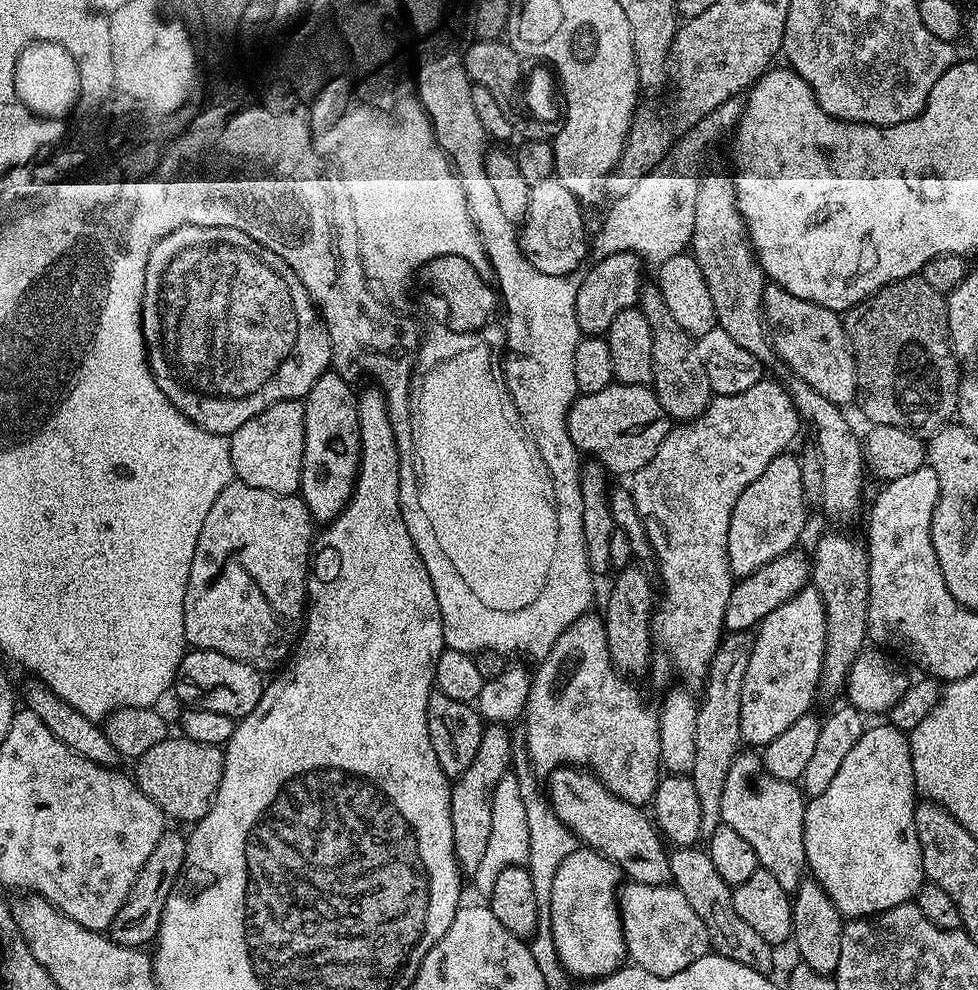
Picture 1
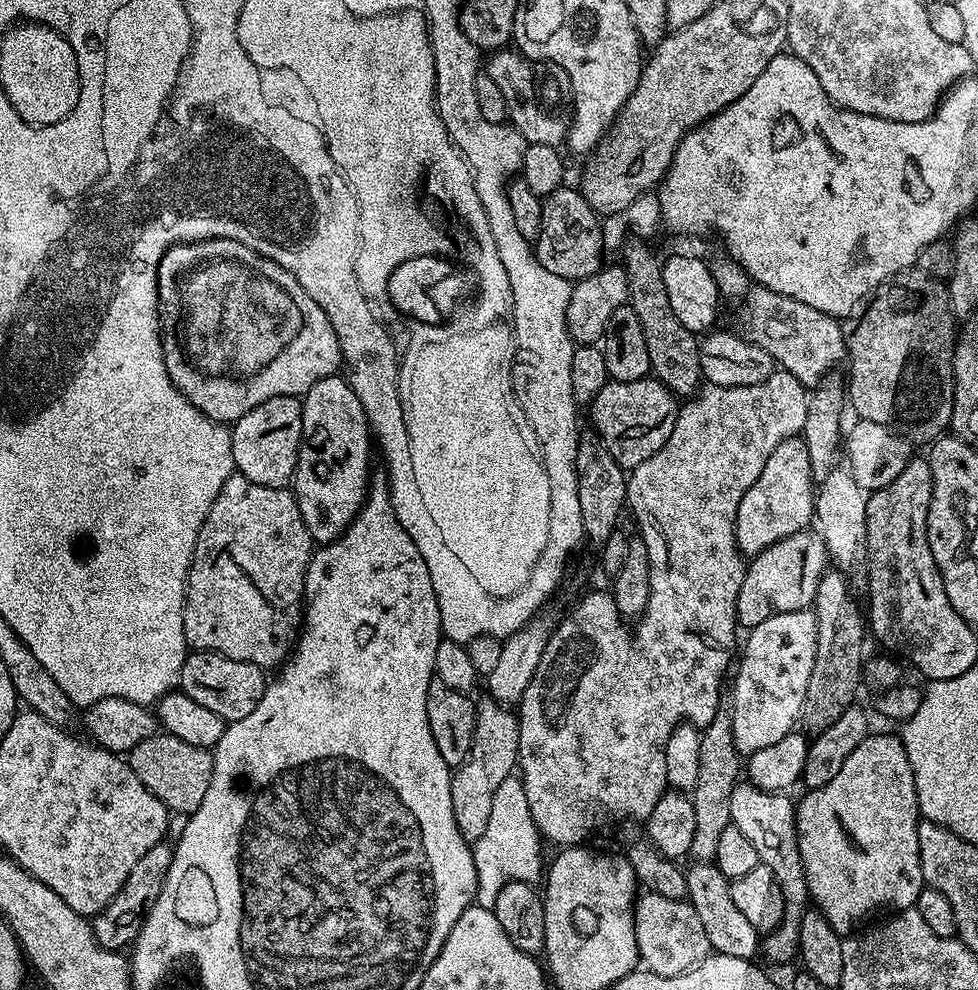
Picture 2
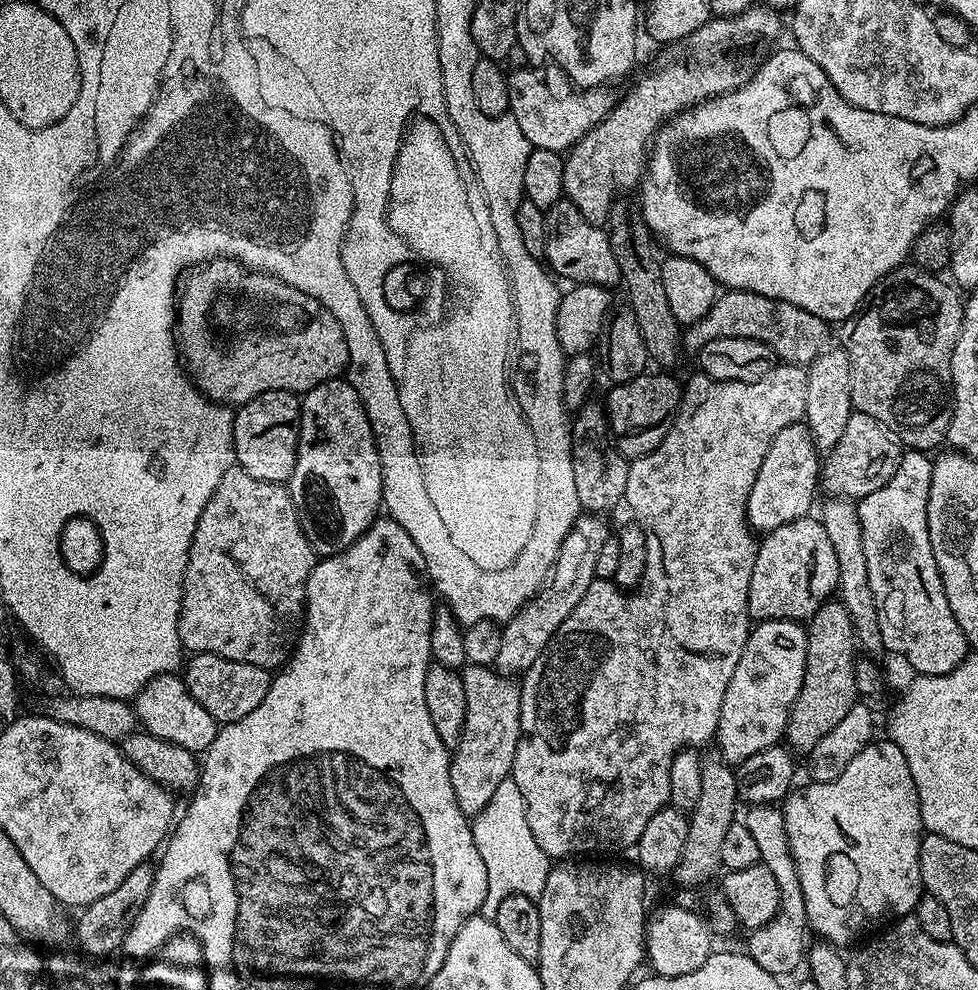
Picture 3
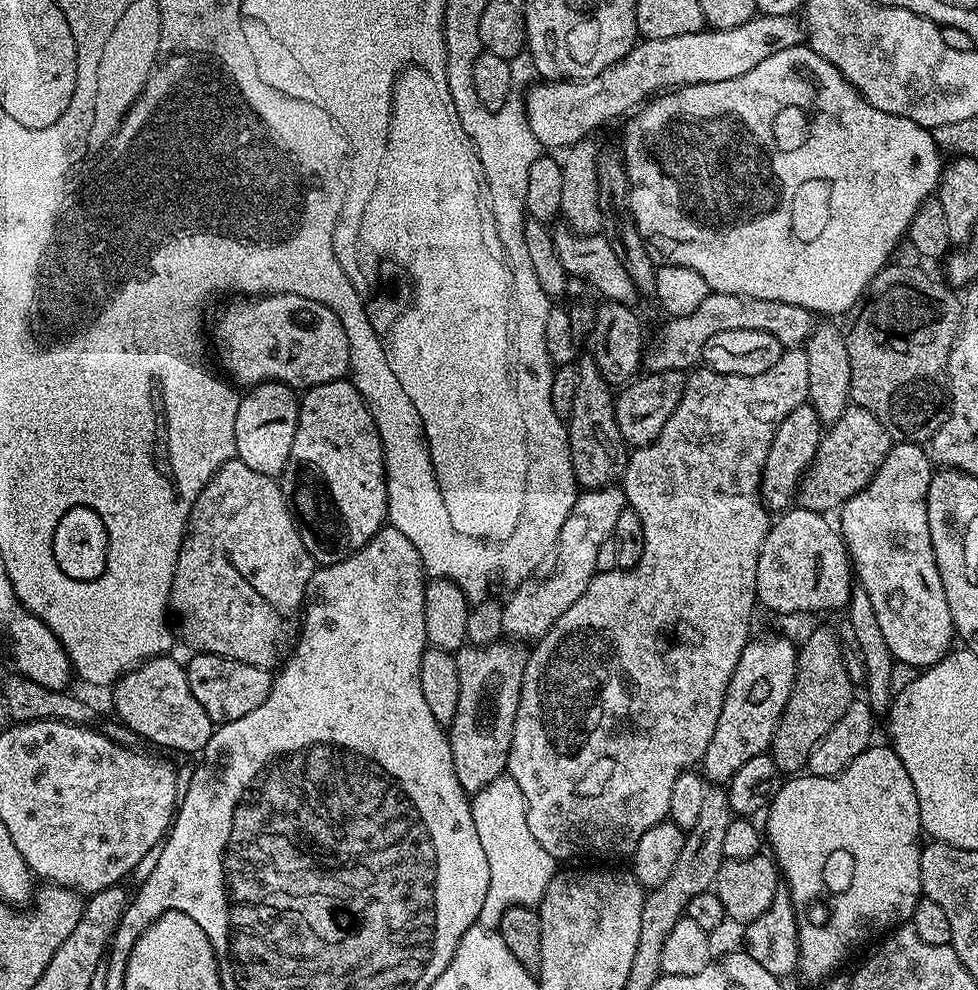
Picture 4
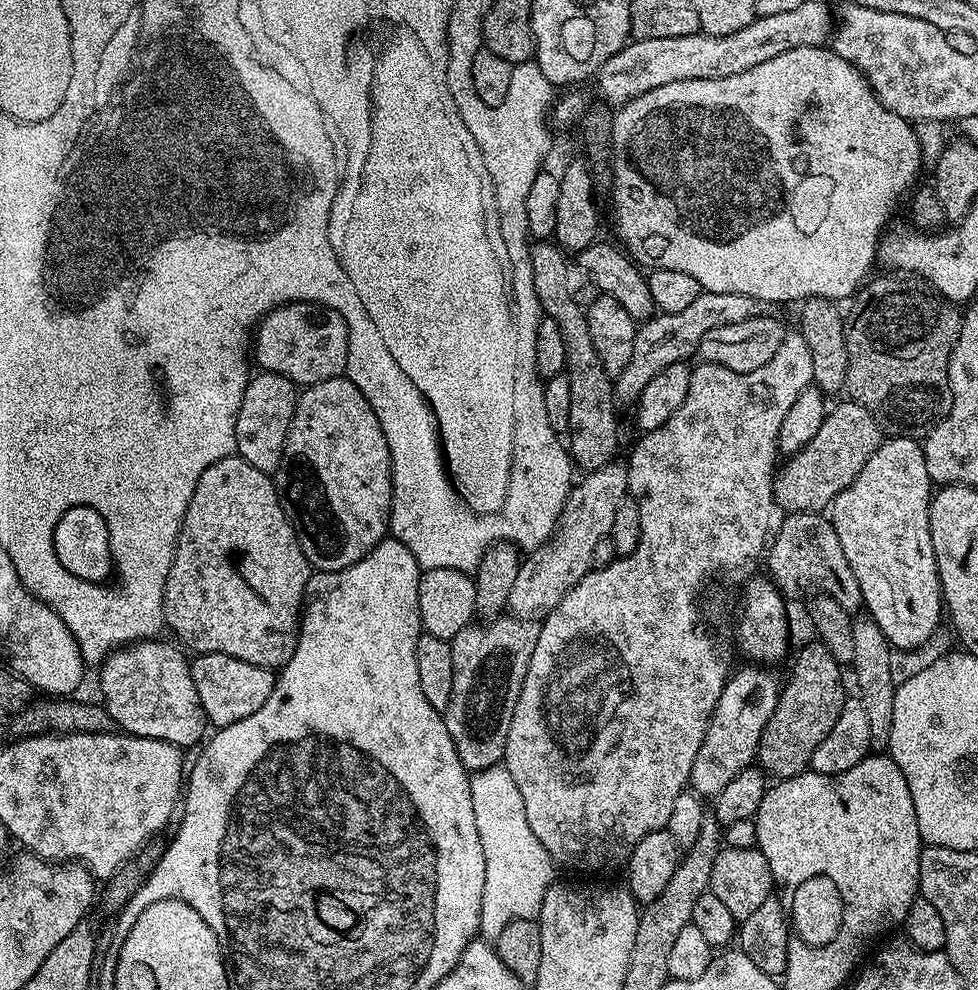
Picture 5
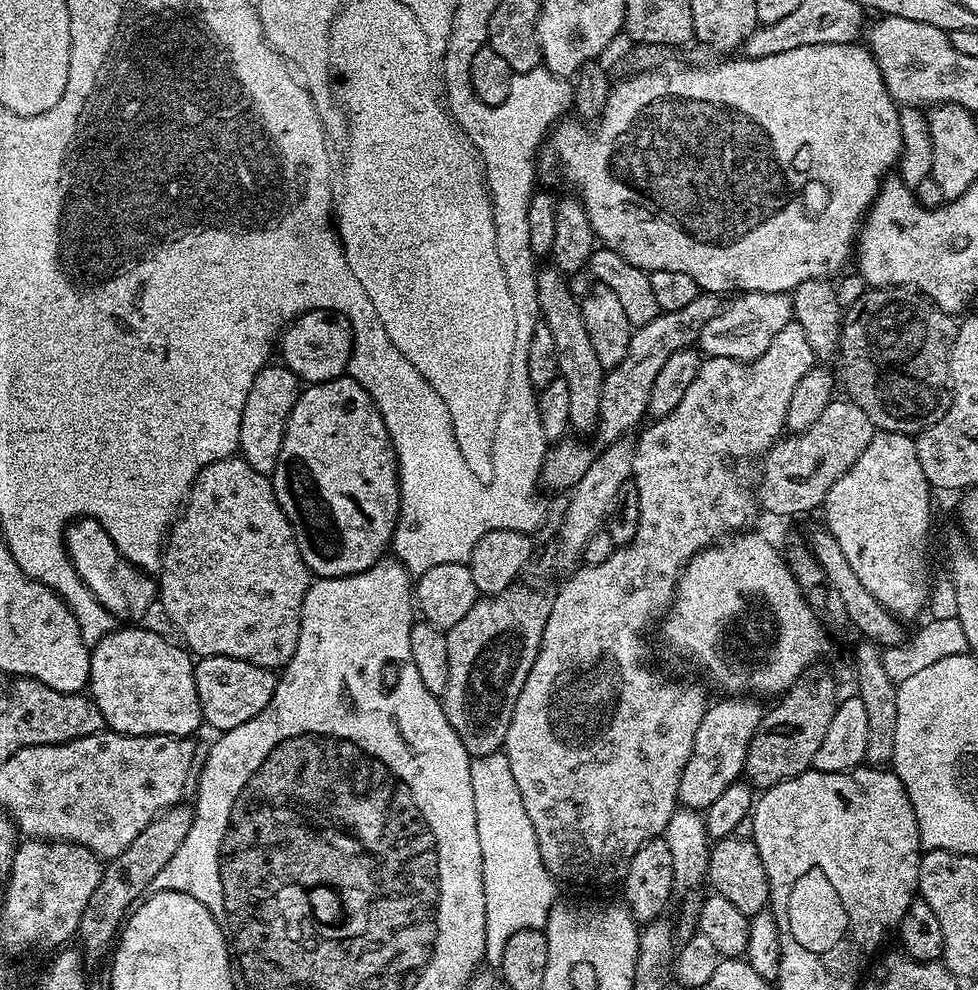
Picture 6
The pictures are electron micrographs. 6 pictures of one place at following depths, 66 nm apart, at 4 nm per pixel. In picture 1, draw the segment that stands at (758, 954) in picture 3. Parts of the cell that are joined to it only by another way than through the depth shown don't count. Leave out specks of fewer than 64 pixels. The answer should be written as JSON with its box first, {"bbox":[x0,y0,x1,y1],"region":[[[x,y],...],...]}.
{"bbox":[720,751,808,894],"region":[[[741,751],[740,755],[736,757],[734,766],[730,766],[730,774],[726,774],[726,786],[722,786],[722,814],[720,819],[723,823],[734,826],[734,830],[738,830],[738,834],[742,834],[742,838],[746,838],[746,842],[750,842],[750,846],[754,846],[754,854],[758,854],[760,866],[770,870],[770,874],[774,874],[775,880],[782,885],[782,890],[792,894],[806,878],[808,862],[804,849],[804,805],[806,797],[793,781],[774,778],[774,774],[770,774],[766,770],[763,759],[757,753],[755,756],[752,752],[755,751]]]}

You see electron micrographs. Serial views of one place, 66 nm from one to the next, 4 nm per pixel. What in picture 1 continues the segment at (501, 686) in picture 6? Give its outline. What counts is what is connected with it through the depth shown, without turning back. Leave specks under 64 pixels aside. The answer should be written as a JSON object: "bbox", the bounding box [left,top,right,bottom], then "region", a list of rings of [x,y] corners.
{"bbox":[450,726,512,877],"region":[[[504,726],[485,727],[482,742],[478,745],[478,754],[474,754],[474,762],[463,774],[455,777],[451,785],[450,822],[454,834],[454,854],[460,864],[460,871],[465,877],[475,877],[479,863],[486,854],[486,846],[490,843],[490,806],[494,786],[498,778],[502,778],[512,767],[511,735]]]}

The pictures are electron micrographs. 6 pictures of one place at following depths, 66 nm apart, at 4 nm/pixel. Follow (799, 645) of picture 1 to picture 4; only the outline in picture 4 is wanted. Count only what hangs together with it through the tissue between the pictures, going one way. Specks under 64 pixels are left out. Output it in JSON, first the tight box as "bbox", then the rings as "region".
{"bbox":[702,636,798,786],"region":[[[760,636],[749,639],[742,650],[742,658],[738,658],[738,666],[734,666],[734,674],[730,678],[730,686],[726,690],[726,698],[722,702],[722,714],[718,714],[718,726],[714,726],[714,738],[710,738],[710,746],[706,746],[706,754],[702,761],[702,775],[705,781],[716,786],[727,785],[728,780],[750,758],[765,755],[771,749],[772,735],[784,713],[786,702],[792,693],[796,677],[796,654],[798,648],[784,636]]]}

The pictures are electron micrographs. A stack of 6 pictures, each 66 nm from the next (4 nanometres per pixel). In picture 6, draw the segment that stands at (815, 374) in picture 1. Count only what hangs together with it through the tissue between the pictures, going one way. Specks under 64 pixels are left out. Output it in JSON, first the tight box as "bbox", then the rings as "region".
{"bbox":[594,294,722,450],"region":[[[701,294],[694,298],[694,302],[689,302],[683,310],[661,312],[660,315],[654,318],[654,322],[646,322],[646,326],[633,331],[630,346],[626,350],[626,358],[622,358],[622,362],[618,362],[618,366],[607,369],[604,374],[602,402],[600,403],[600,423],[594,429],[597,449],[603,450],[608,445],[616,443],[617,440],[627,437],[629,435],[628,431],[640,419],[645,419],[648,410],[648,399],[650,398],[650,386],[654,386],[654,378],[658,378],[658,370],[662,370],[666,358],[670,358],[670,354],[674,354],[678,350],[693,347],[700,339],[702,326],[706,326],[706,322],[710,322],[710,318],[714,318],[714,314],[718,314],[721,307],[722,300],[719,295]]]}

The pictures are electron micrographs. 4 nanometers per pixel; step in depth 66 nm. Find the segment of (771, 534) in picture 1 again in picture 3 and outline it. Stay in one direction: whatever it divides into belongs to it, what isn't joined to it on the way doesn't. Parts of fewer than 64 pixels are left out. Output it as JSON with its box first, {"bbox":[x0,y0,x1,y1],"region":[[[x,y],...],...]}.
{"bbox":[748,424,821,533],"region":[[[791,424],[774,434],[774,442],[766,450],[766,462],[762,462],[758,478],[754,478],[748,499],[748,527],[753,533],[773,532],[778,526],[786,526],[786,522],[794,522],[813,511],[812,499],[818,493],[821,463],[821,453],[816,451],[807,424]]]}

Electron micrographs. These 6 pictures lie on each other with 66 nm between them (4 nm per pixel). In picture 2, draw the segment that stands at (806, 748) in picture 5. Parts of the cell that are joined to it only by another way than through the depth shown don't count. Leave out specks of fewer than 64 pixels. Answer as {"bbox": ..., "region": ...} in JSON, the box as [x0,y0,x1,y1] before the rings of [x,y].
{"bbox":[799,570,866,734],"region":[[[835,570],[824,573],[818,582],[814,611],[818,622],[818,644],[814,650],[814,671],[806,686],[806,702],[800,711],[799,723],[803,731],[815,734],[826,730],[847,708],[857,703],[856,691],[862,684],[866,663],[864,656],[864,632],[866,636],[866,612],[856,600],[848,580]]]}

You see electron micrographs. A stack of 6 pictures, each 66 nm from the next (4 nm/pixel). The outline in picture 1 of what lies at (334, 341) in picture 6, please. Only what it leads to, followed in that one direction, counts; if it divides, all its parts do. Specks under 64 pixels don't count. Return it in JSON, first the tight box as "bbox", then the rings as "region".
{"bbox":[139,226,332,437],"region":[[[176,226],[168,231],[166,238],[156,240],[146,262],[146,286],[139,315],[144,330],[142,343],[148,348],[148,365],[152,367],[162,394],[166,394],[168,401],[186,418],[190,418],[190,422],[219,436],[231,437],[238,426],[250,422],[250,418],[262,414],[262,410],[274,402],[299,400],[307,396],[314,382],[329,371],[332,363],[332,343],[328,330],[296,271],[281,256],[274,254],[274,250],[266,250],[254,238],[242,234],[242,230],[234,230],[230,226]]]}

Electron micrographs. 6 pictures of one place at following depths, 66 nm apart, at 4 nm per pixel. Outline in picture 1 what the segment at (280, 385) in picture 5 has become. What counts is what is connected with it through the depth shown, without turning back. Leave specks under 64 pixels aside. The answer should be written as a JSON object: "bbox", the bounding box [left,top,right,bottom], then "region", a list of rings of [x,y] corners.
{"bbox":[230,402,304,496],"region":[[[274,402],[262,414],[250,418],[230,437],[230,458],[235,479],[258,490],[291,496],[299,493],[304,453],[304,402]]]}

